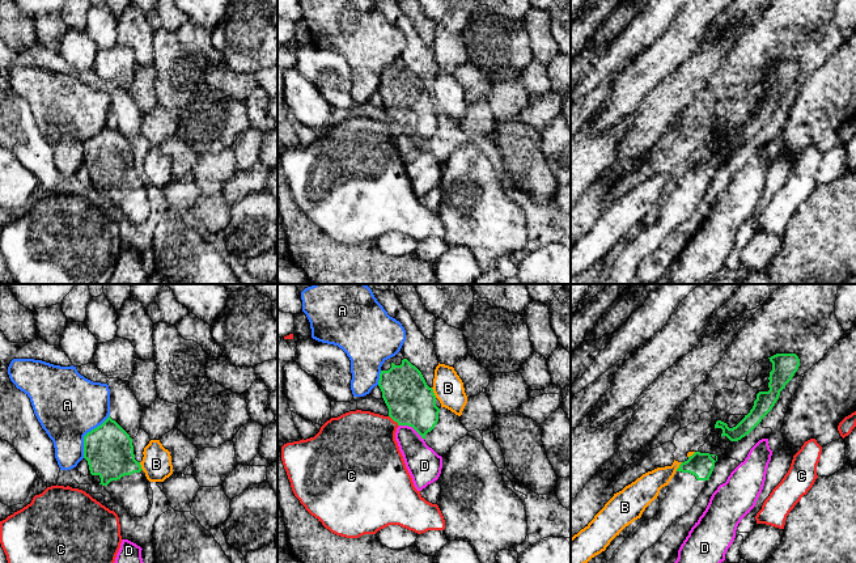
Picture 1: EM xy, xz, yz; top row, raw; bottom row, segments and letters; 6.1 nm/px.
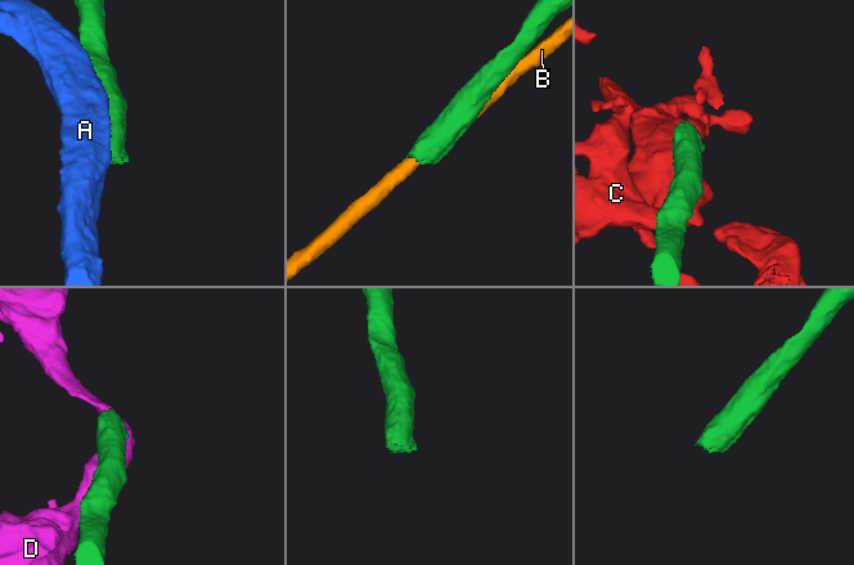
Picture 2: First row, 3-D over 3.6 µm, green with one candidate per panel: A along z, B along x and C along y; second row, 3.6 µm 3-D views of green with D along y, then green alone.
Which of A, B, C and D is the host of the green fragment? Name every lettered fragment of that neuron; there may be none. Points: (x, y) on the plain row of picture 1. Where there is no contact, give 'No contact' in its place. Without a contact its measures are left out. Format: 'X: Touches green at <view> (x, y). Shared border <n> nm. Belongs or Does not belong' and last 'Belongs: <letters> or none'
A: Touches green at xy (87, 140). Shared border 320 nm. Does not belong
B: Touches green at xz (433, 100). Shared border 70 nm. Does not belong
C: Touches green at xz (394, 127). Shared border 90 nm. Does not belong
D: Touches green at xz (411, 132). Shared border 180 nm. Does not belong
Belongs: none

